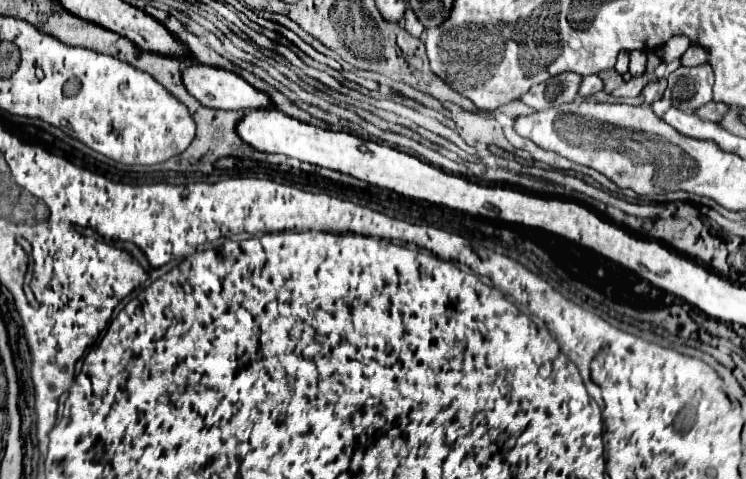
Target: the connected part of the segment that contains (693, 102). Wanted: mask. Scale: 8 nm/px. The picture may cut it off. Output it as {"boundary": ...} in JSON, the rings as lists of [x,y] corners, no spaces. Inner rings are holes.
{"boundary":[[[702,64],[696,68],[680,66],[668,76],[668,94],[672,106],[692,114],[696,108],[712,100],[714,74],[712,66]]]}

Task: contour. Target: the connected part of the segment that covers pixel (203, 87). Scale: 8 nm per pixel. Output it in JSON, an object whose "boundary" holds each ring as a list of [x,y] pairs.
{"boundary":[[[190,64],[182,72],[182,80],[184,80],[184,86],[188,88],[188,92],[206,108],[242,110],[246,114],[248,114],[248,110],[274,110],[276,108],[276,106],[272,106],[272,98],[268,98],[268,94],[256,90],[242,76],[238,76],[236,72],[230,72],[230,70],[204,66],[204,64]]]}

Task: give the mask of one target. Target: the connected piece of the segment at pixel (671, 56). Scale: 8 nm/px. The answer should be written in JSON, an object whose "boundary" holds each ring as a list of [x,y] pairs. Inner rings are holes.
{"boundary":[[[684,36],[670,38],[670,40],[664,44],[664,62],[668,64],[668,62],[680,58],[680,56],[686,52],[688,46],[690,46],[690,44],[688,44],[688,38],[684,38]]]}

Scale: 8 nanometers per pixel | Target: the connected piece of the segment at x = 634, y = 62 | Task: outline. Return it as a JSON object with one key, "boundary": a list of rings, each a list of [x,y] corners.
{"boundary":[[[636,50],[636,52],[630,52],[630,74],[632,76],[642,76],[644,70],[646,70],[646,54]]]}

